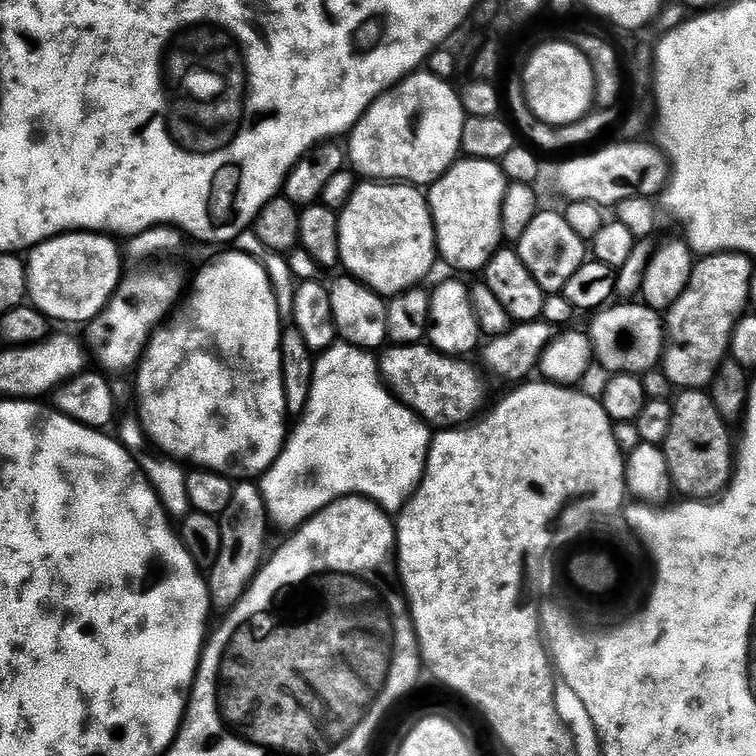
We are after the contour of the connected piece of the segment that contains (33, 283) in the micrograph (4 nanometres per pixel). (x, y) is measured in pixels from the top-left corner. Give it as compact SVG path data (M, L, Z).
M66 232L31 249L26 256L27 299L49 321L87 325L110 302L121 282L120 252L111 235Z

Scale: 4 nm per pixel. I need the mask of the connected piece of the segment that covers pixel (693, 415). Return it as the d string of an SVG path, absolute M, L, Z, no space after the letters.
M684 390L674 400L670 418L670 434L666 434L662 447L666 454L666 466L670 466L673 489L677 493L681 492L684 495L681 497L688 500L708 502L719 497L727 489L734 475L734 440L732 444L732 436L728 433L730 426L725 422L722 414L713 408L712 397L704 390Z

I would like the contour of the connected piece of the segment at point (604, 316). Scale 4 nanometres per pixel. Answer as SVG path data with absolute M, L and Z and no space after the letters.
M616 302L611 306L599 309L591 317L591 320L592 355L597 365L599 366L600 364L606 370L605 373L611 375L630 373L632 375L643 376L645 373L657 369L661 365L666 347L666 324L657 309L649 308L643 302Z

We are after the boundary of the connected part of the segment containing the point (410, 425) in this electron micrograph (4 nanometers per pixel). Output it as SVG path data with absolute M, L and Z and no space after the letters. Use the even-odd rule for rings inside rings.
M337 342L319 353L308 405L297 420L300 421L297 424L295 421L289 431L280 456L258 480L269 521L275 527L277 524L287 530L300 528L315 512L321 512L344 496L365 496L389 513L396 514L416 493L428 465L434 432L388 391L382 383L377 357L371 351Z

